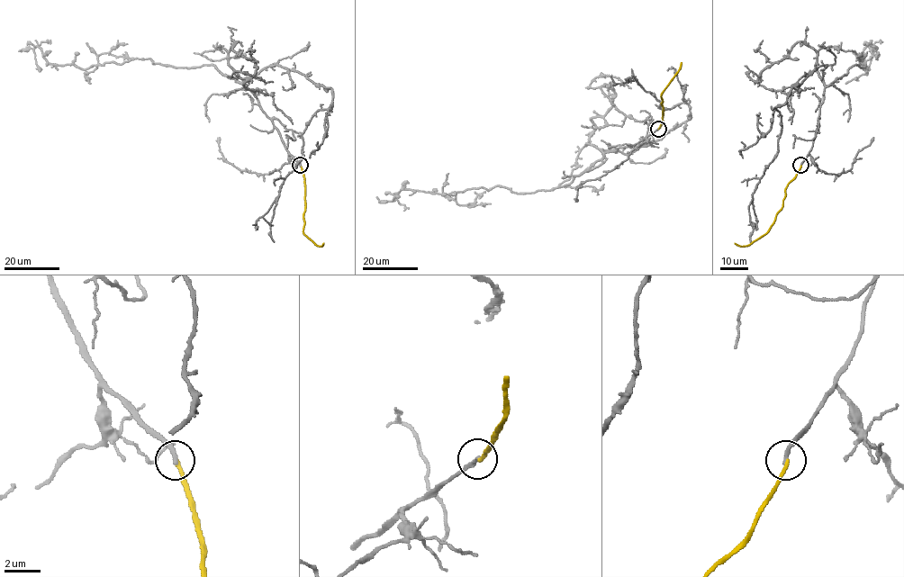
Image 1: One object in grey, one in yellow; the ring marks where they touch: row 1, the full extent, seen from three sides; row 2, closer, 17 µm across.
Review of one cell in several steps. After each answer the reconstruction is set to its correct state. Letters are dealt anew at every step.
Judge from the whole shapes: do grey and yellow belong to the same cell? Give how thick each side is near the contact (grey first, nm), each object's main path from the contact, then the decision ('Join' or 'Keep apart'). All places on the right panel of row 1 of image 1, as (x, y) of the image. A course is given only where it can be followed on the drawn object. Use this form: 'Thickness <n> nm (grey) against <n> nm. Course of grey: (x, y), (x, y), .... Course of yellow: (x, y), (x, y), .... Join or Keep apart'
Thickness 240 nm (grey) against 200 nm. Course of grey: (801, 166), (818, 126), (825, 66), (774, 109), (781, 116), (777, 153), (748, 207), (750, 242). Course of yellow: (801, 166), (788, 184), (783, 206), (766, 232), (749, 245), (735, 243). Keep apart

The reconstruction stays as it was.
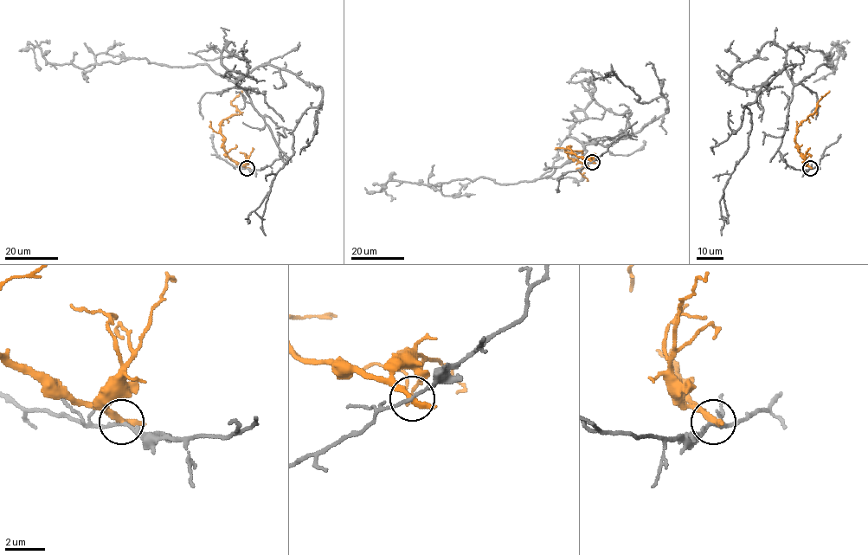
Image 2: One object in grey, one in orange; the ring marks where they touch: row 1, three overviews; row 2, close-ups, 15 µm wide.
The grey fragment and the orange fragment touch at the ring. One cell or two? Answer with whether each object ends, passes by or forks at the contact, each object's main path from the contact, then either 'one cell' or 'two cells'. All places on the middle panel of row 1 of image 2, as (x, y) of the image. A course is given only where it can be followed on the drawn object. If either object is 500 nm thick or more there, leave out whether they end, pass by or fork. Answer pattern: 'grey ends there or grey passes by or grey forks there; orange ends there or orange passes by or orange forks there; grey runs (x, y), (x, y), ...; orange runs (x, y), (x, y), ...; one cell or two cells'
grey passes by; orange ends there; grey runs (592, 162), (625, 130), (582, 143), (609, 145), (668, 108), (664, 97), (639, 102), (611, 73); orange runs (592, 162), (578, 158), (569, 146), (566, 149), (569, 158), (586, 165), (576, 169), (587, 181); two cells

